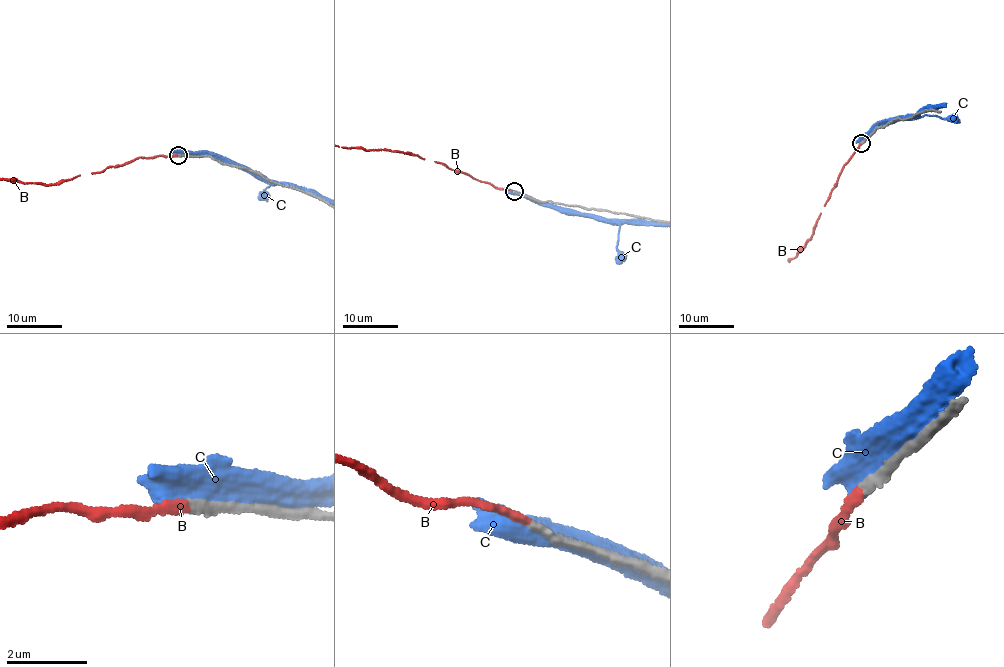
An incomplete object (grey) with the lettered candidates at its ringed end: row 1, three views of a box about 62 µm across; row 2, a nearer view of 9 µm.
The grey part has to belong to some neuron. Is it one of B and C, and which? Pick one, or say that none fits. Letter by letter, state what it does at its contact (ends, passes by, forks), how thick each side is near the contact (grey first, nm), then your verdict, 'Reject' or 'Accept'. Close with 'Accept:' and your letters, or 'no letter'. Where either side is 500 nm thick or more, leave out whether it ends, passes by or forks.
B: It ends there. Thickness 220 nm (grey) against 200 nm. Accept
C: Thickness 200 nm (grey) against 500 nm. Reject
Accept: B

